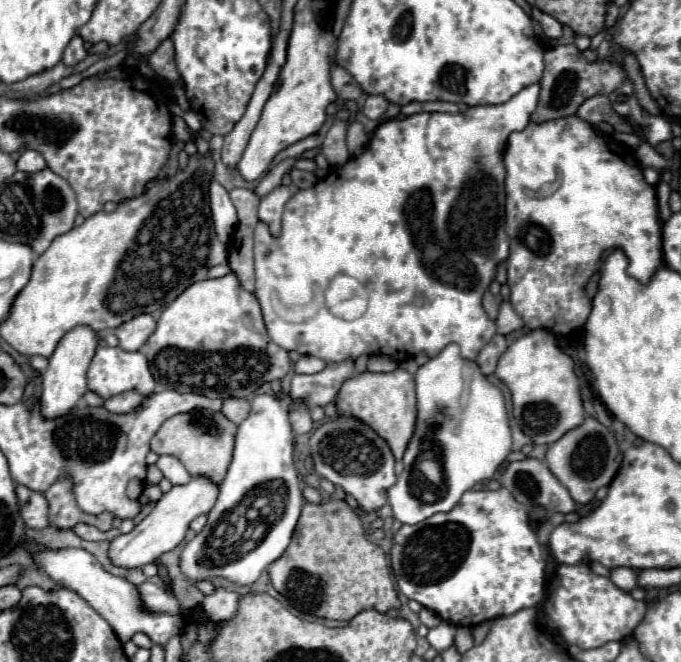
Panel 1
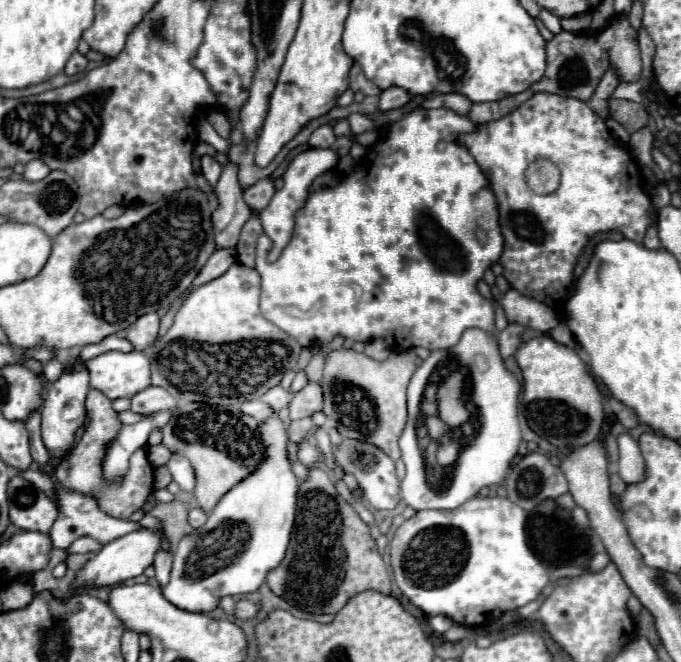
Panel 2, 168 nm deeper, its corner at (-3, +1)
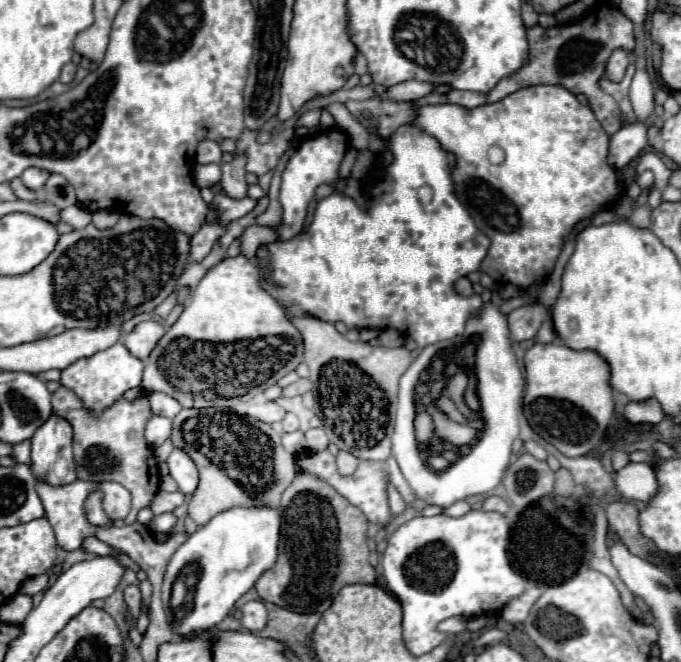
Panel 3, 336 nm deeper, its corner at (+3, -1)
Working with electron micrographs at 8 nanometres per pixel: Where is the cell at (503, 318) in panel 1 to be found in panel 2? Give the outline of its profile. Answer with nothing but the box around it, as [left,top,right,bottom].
[500,288,560,332]

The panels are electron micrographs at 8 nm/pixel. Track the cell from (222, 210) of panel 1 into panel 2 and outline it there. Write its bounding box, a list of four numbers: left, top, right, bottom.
[202,154,222,186]

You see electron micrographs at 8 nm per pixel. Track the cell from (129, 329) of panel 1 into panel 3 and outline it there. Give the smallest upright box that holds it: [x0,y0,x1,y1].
[122,320,166,360]

